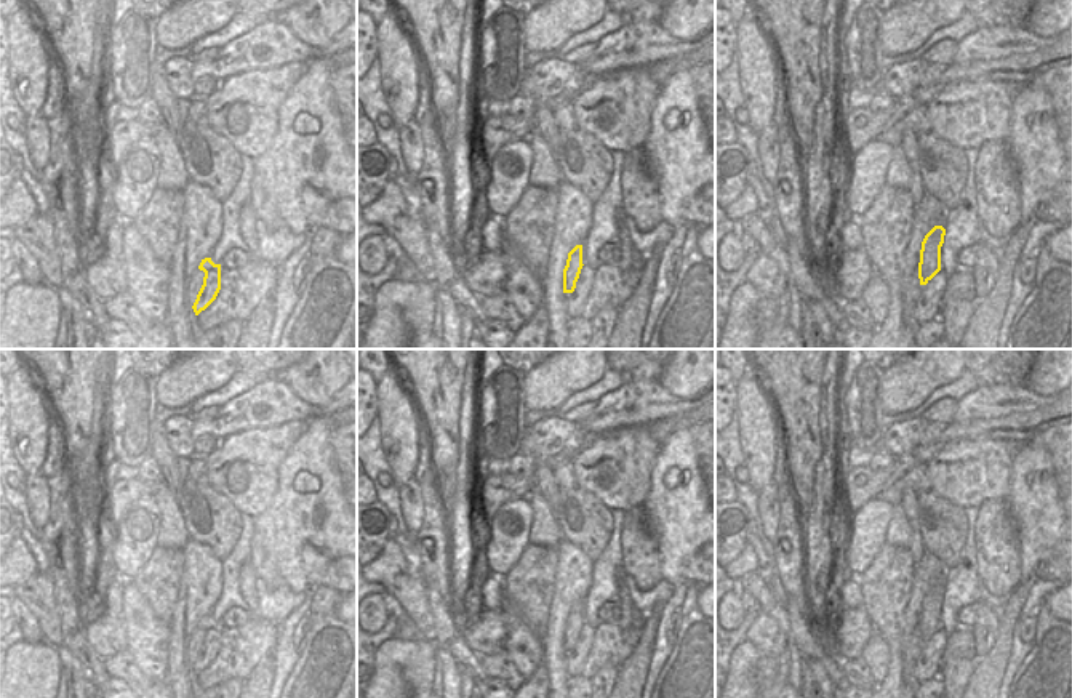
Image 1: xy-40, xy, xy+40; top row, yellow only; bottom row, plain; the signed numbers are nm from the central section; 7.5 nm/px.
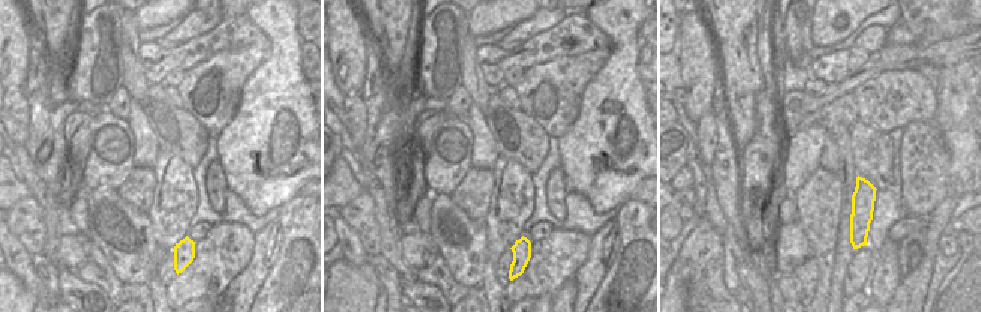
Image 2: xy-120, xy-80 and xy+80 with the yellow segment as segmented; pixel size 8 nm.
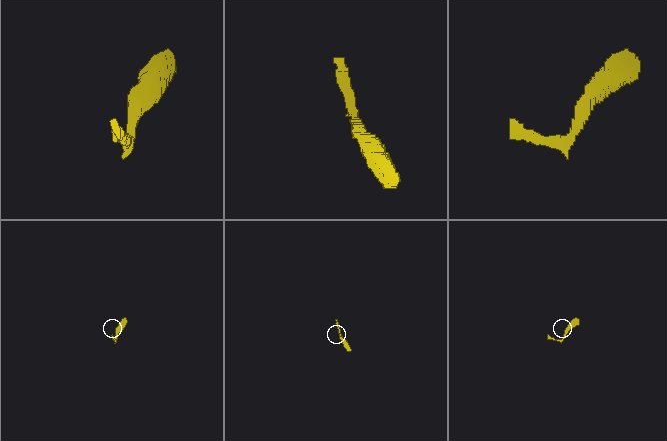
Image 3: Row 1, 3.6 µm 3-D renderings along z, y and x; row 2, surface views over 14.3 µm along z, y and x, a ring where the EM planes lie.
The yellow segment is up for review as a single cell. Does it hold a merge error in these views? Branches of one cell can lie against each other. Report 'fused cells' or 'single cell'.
fused cells

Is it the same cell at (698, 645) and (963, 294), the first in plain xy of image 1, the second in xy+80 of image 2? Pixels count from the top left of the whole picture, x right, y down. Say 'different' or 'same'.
same

